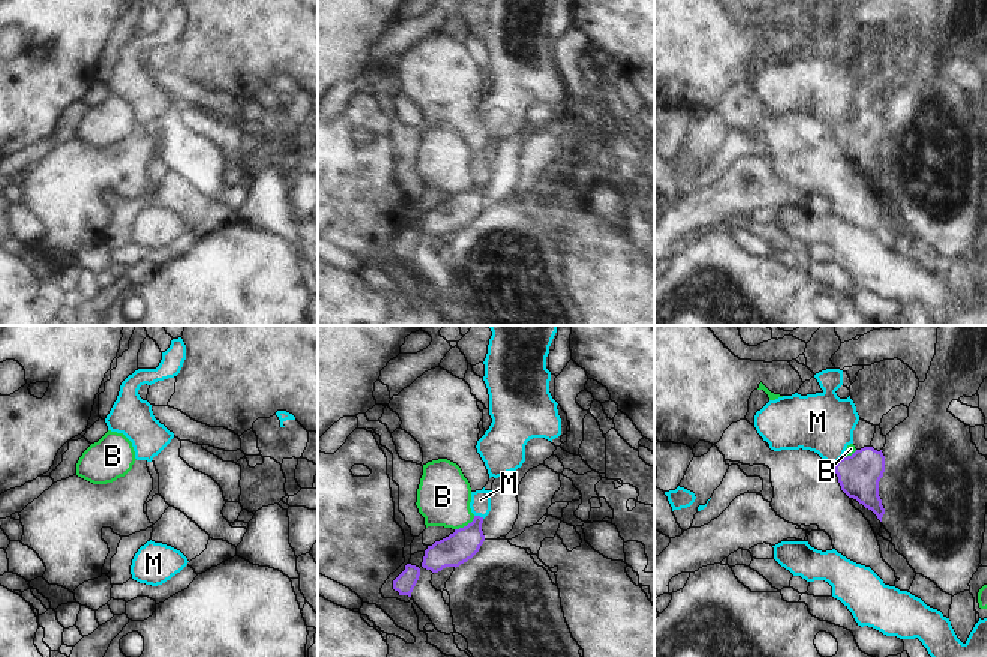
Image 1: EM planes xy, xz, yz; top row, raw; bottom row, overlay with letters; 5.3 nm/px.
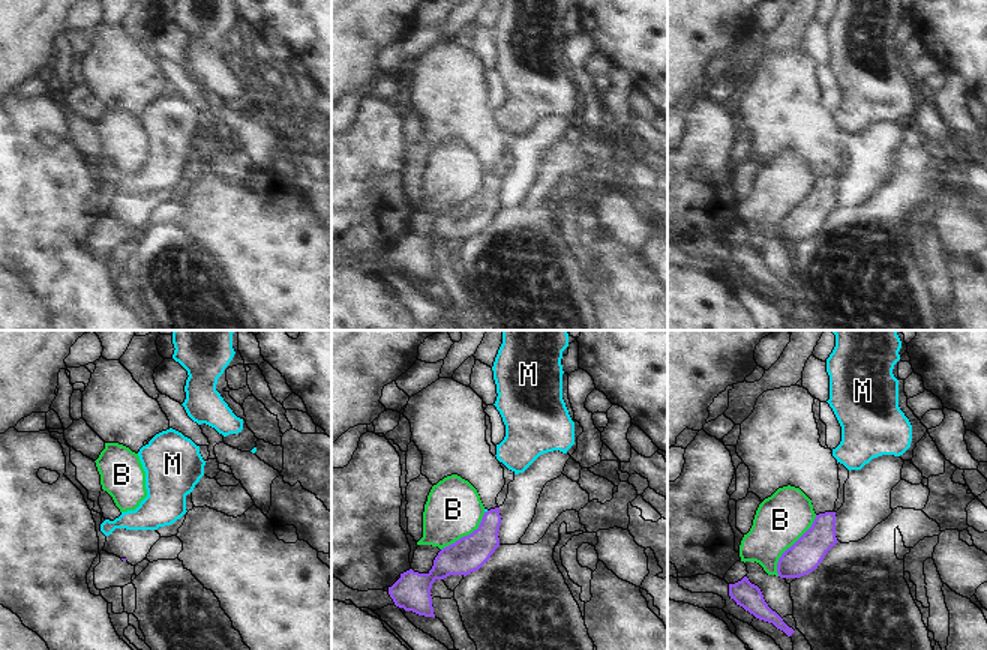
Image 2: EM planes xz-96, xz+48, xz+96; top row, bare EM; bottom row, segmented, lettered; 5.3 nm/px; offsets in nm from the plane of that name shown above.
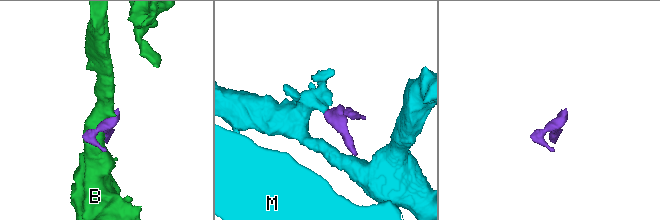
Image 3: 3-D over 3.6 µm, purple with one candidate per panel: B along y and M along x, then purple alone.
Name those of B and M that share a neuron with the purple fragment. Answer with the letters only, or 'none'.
M

